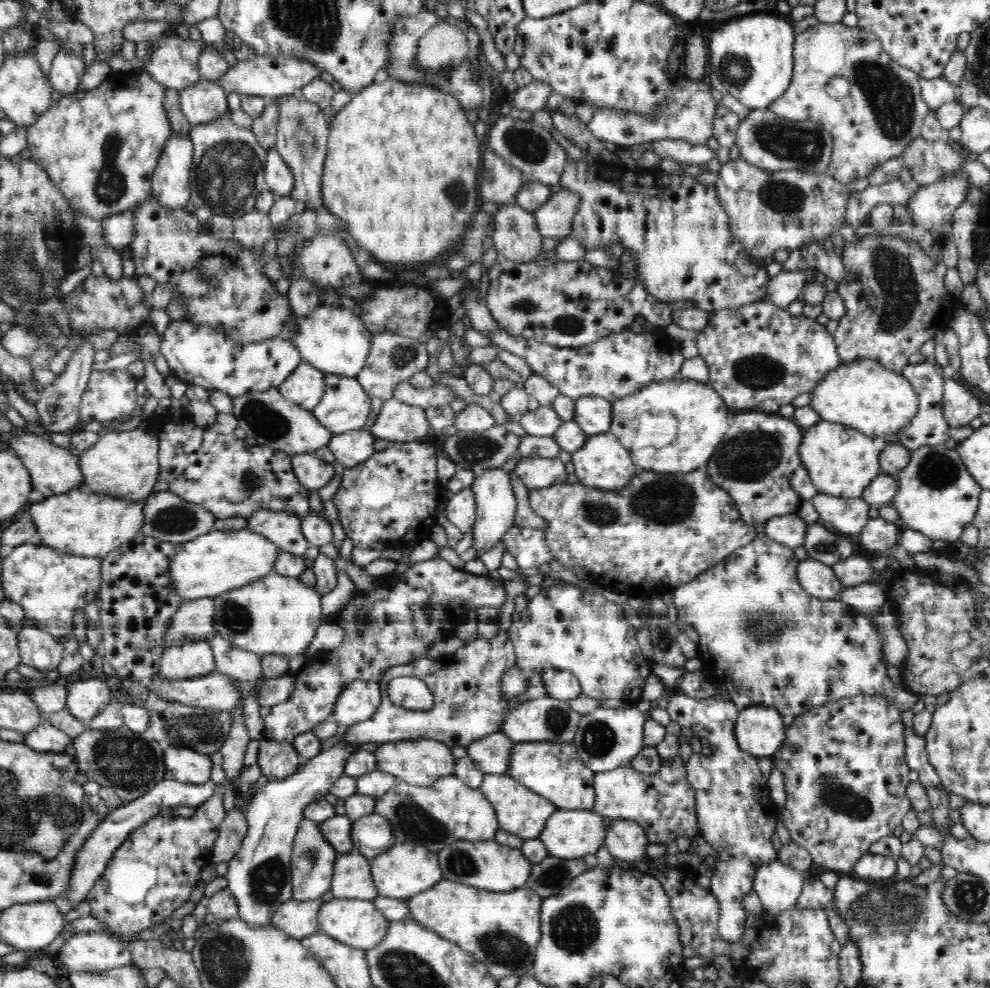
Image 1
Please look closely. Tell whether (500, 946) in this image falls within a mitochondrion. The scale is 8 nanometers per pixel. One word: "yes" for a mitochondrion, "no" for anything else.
yes

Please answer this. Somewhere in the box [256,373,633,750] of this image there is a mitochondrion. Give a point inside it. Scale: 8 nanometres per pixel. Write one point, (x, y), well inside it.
(468, 448)

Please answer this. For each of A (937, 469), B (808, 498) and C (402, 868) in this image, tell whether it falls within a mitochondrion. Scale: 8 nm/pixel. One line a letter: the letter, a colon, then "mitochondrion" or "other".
A: mitochondrion
B: other
C: other

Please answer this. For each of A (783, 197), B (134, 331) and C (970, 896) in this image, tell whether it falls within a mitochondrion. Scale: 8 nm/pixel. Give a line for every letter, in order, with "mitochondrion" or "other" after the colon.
A: mitochondrion
B: other
C: mitochondrion

